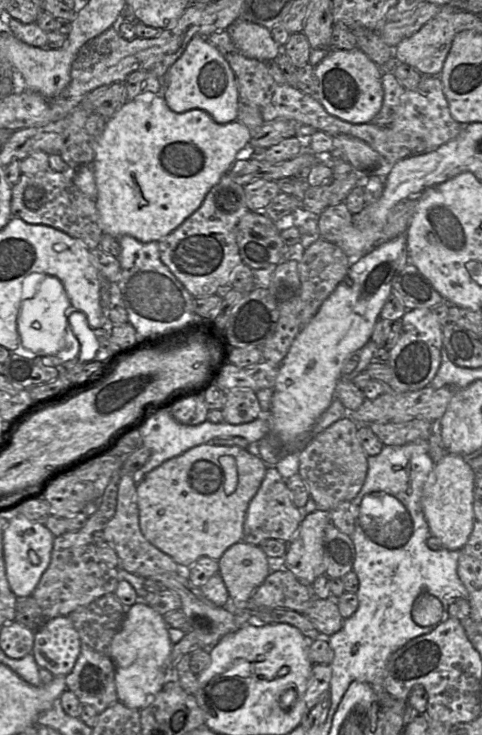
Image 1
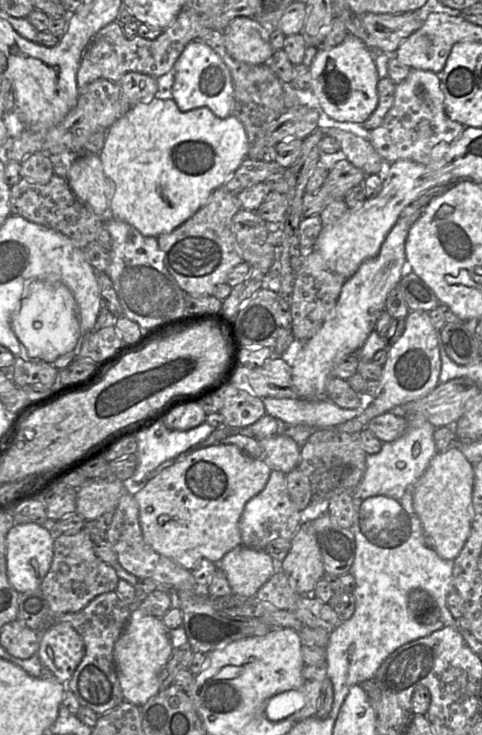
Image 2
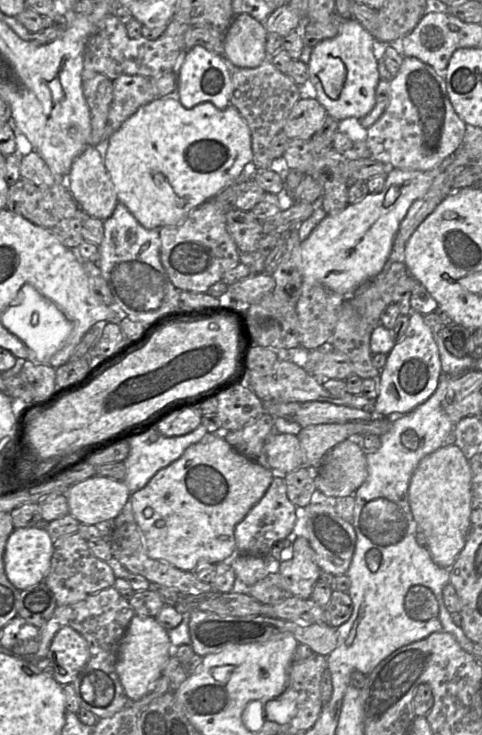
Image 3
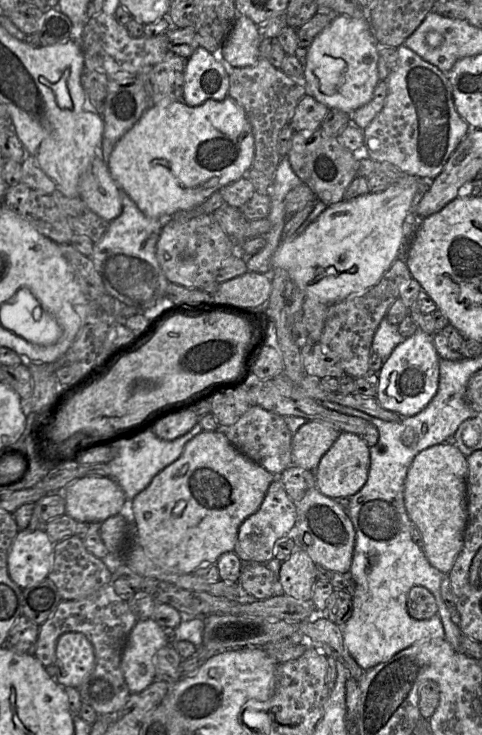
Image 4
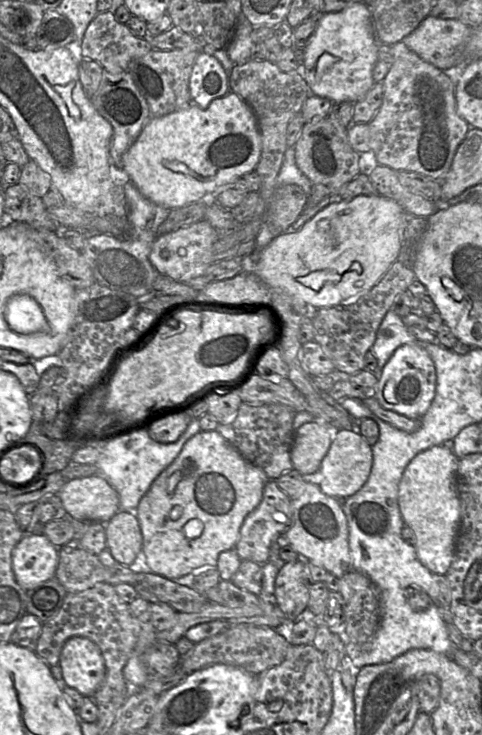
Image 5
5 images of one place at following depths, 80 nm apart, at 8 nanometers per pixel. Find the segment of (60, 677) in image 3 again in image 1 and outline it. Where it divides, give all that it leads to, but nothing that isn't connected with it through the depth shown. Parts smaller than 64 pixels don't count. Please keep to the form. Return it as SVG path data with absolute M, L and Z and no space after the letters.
M60 616L47 620L41 628L35 631L31 654L40 668L47 669L56 677L67 676L72 671L80 650L80 636L71 619L67 616Z

